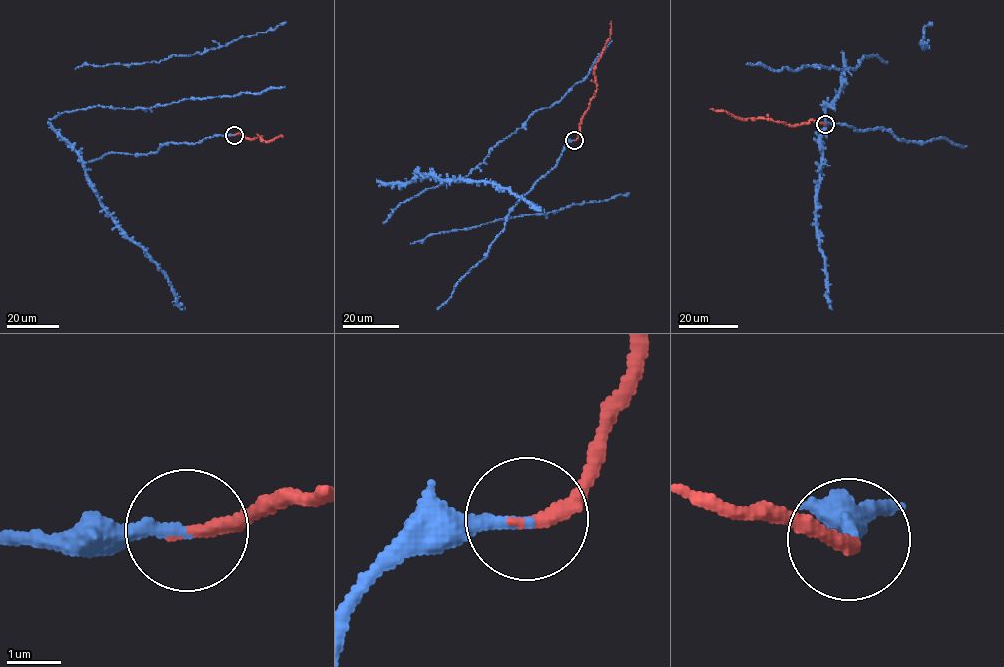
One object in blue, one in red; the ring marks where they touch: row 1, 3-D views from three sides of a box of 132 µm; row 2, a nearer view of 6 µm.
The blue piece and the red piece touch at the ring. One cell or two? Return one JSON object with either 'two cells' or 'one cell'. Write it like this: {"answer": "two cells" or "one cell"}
{"answer": "one cell"}

